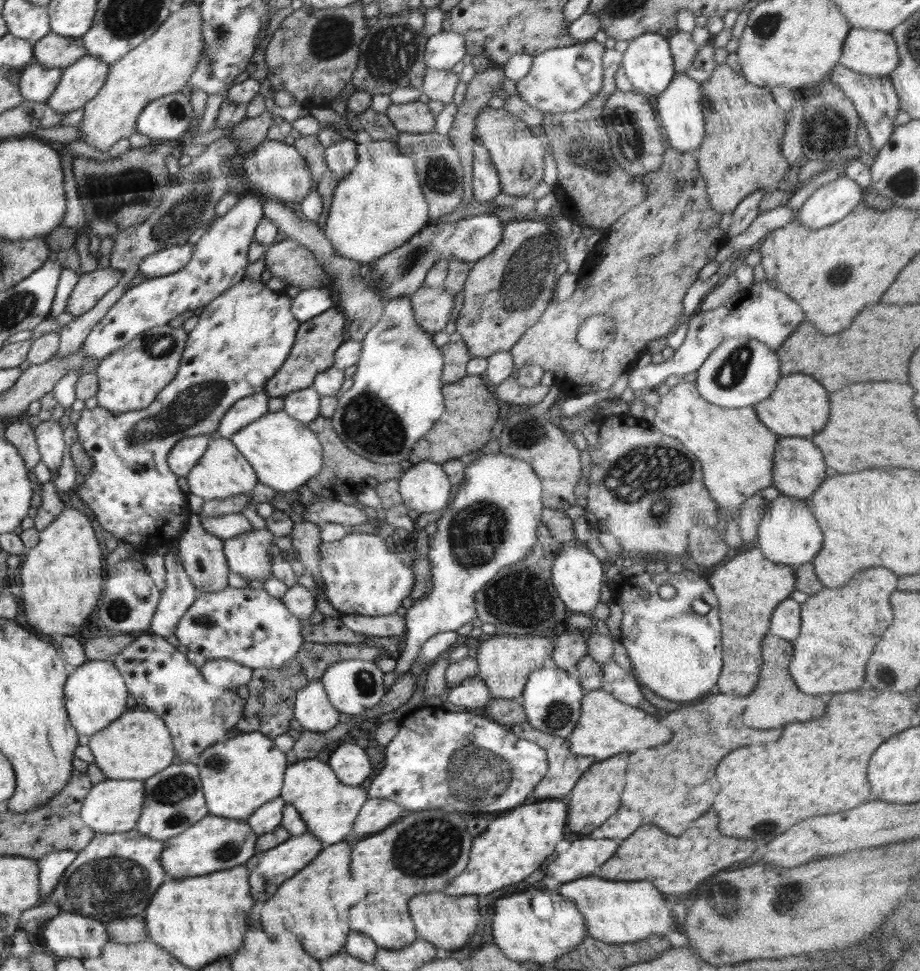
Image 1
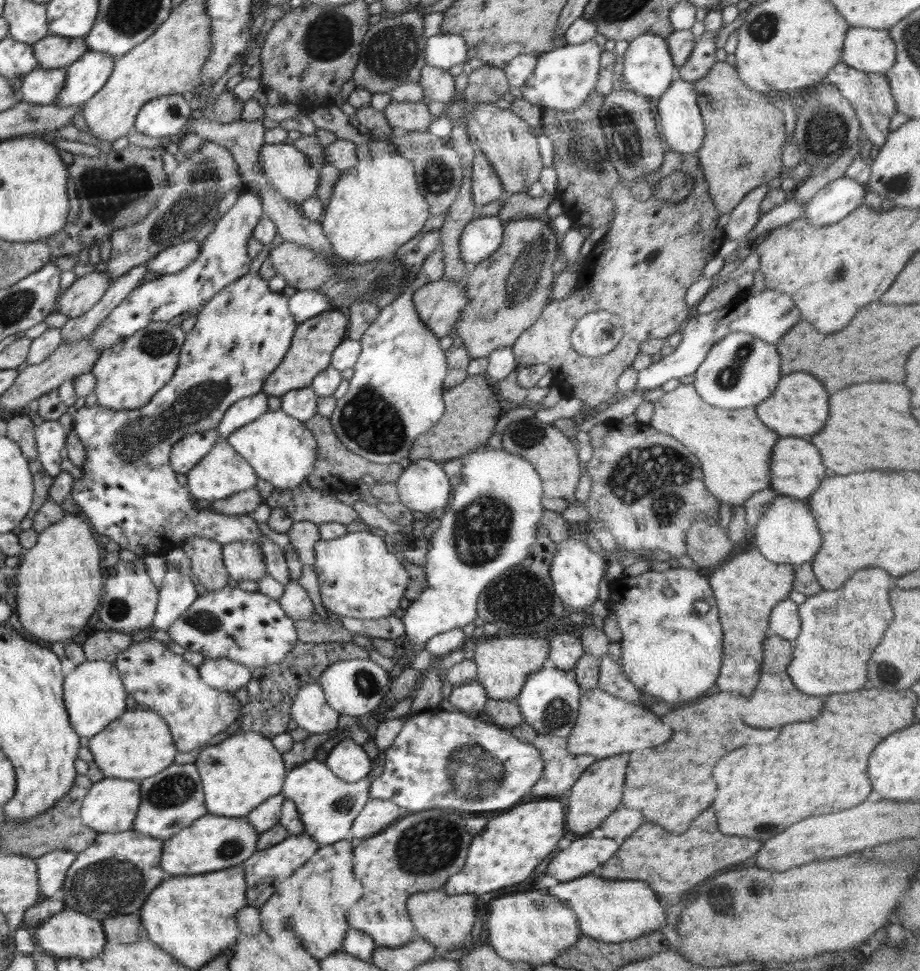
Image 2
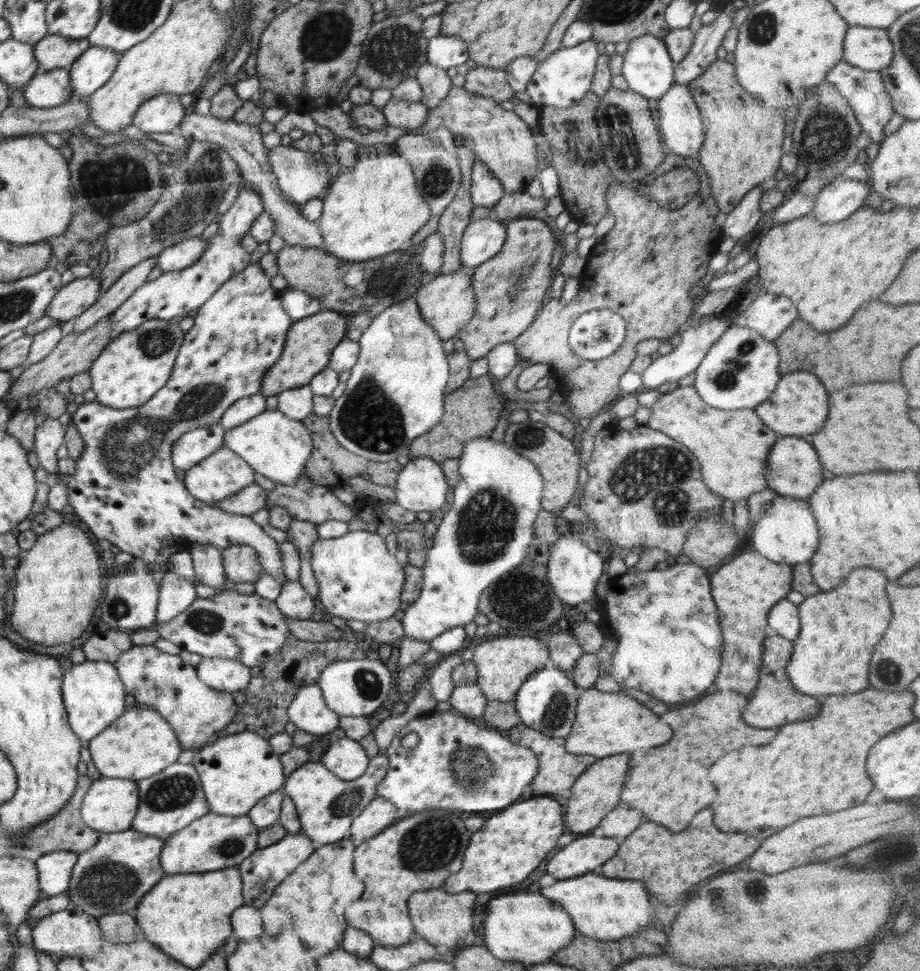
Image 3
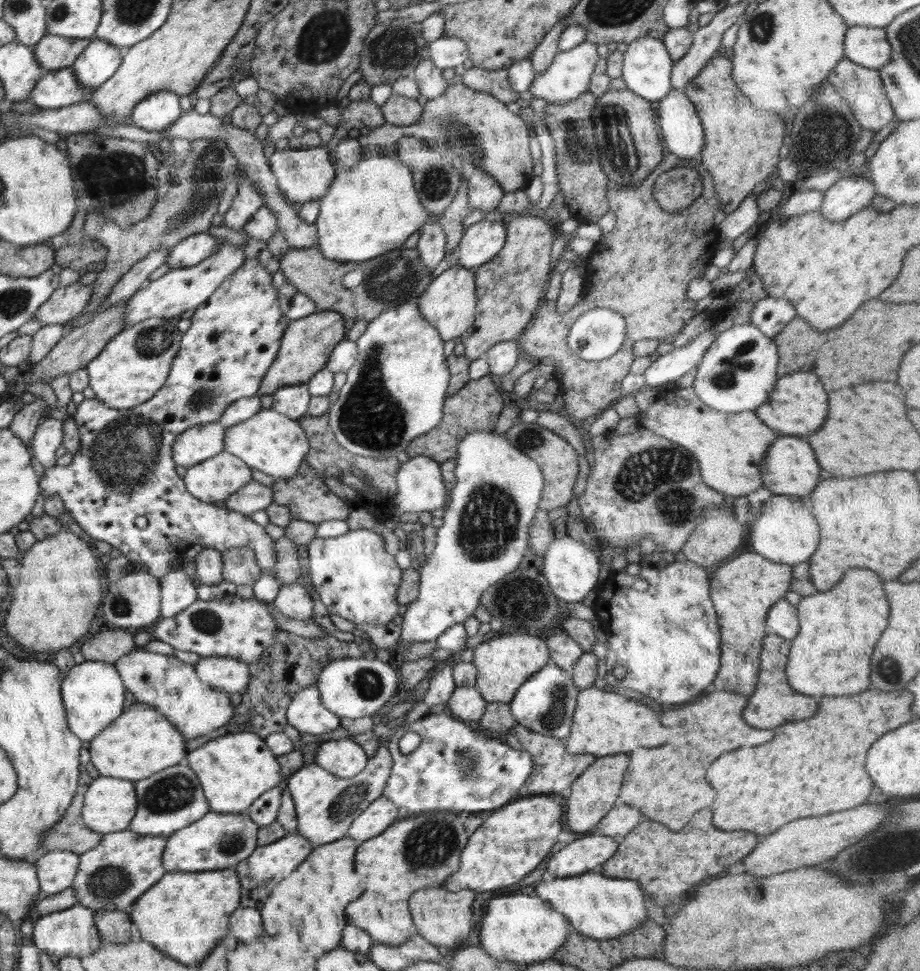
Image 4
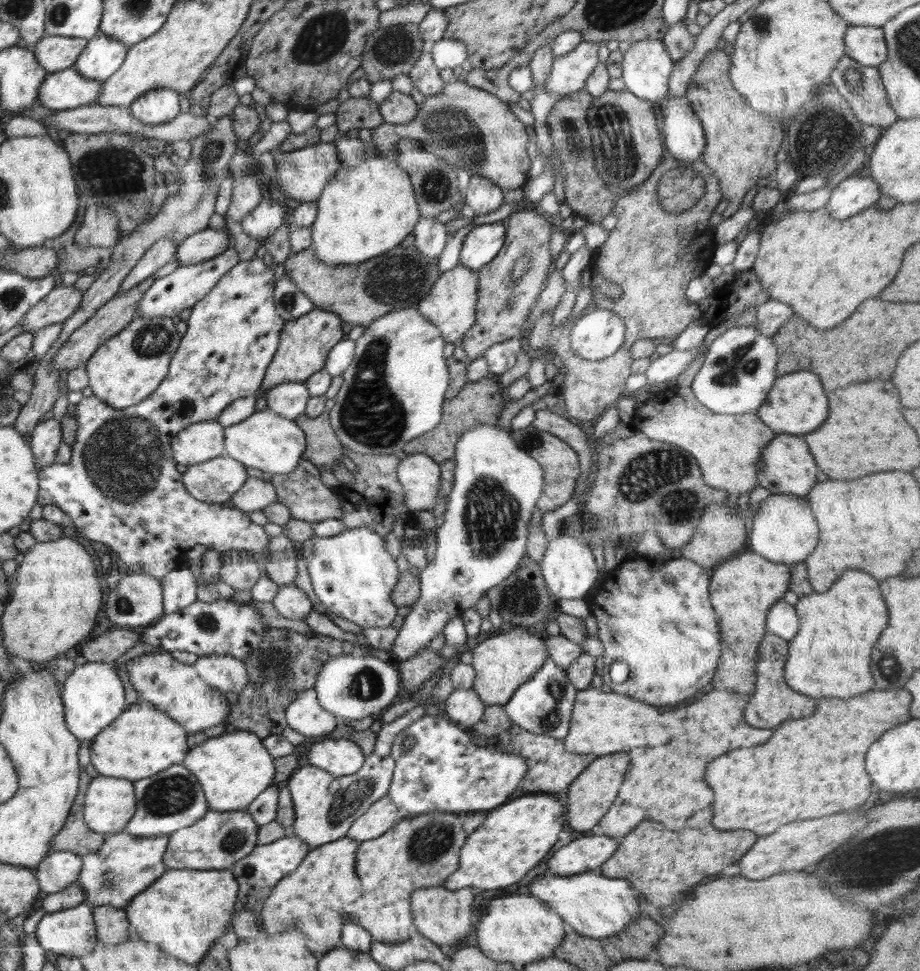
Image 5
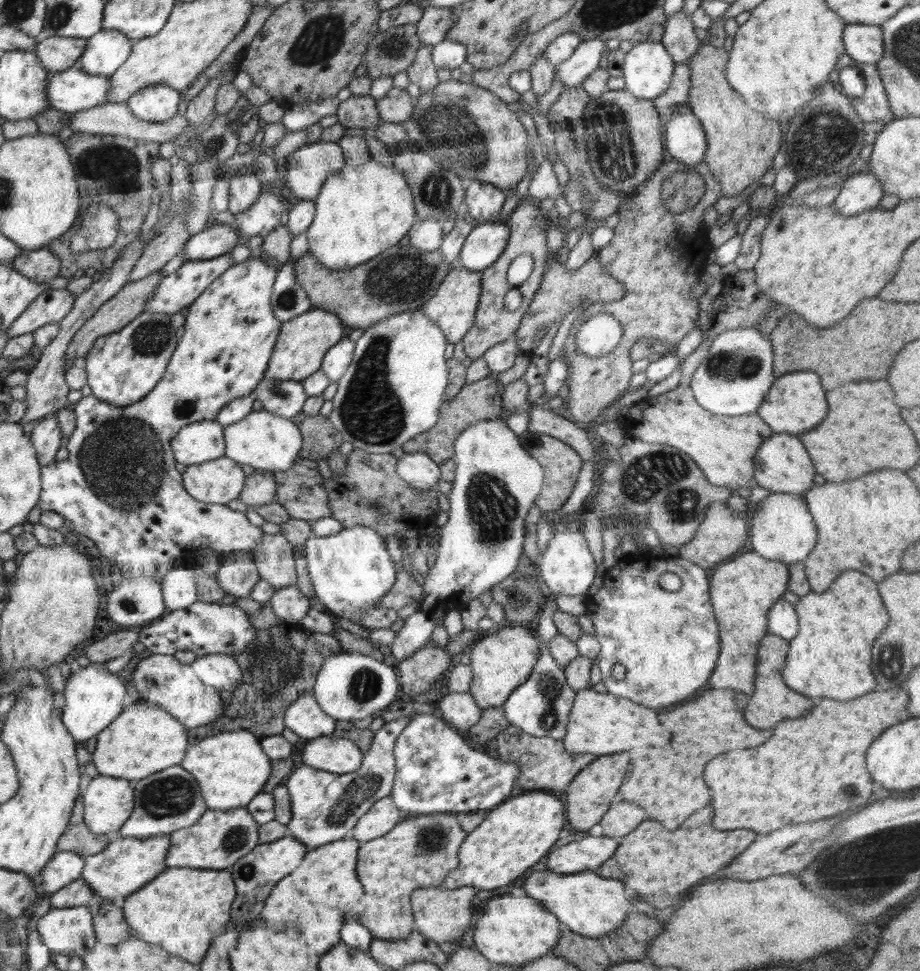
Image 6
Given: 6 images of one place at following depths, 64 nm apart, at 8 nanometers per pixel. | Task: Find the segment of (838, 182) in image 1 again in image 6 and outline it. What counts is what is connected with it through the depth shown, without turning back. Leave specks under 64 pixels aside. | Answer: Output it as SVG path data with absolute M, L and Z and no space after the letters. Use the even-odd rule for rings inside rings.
M854 169L854 172L847 174L832 205L840 214L852 216L878 208L884 194L883 186L874 173L862 173Z

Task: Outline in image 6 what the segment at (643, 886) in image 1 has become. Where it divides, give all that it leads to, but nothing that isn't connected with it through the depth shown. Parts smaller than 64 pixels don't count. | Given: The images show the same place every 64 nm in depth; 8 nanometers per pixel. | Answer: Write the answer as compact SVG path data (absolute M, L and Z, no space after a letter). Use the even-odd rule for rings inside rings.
M597 871L582 874L556 874L534 872L526 878L524 890L530 898L540 900L562 926L585 937L599 937L619 927L630 910L624 884L616 878L600 877Z

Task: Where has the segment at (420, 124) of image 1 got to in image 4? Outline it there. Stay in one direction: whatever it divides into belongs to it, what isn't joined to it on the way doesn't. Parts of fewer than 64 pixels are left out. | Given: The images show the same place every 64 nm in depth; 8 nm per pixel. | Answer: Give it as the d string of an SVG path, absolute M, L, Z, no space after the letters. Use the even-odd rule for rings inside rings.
M392 95L383 105L379 105L385 122L395 126L412 126L422 114L423 107L417 99Z

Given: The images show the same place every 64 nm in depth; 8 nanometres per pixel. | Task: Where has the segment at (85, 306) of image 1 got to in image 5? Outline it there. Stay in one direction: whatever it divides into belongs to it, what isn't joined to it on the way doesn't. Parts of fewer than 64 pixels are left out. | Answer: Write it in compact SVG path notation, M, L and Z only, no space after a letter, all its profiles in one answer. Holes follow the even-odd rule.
M72 285L54 287L38 304L35 304L21 320L25 332L38 331L52 324L64 322L72 316L80 304L83 291Z

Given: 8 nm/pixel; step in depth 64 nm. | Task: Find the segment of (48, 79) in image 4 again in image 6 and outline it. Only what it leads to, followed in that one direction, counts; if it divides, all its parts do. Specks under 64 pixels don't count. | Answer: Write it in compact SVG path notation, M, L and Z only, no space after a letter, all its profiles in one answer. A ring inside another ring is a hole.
M77 66L51 74L47 85L50 108L81 112L107 102L112 82L109 77L91 75Z

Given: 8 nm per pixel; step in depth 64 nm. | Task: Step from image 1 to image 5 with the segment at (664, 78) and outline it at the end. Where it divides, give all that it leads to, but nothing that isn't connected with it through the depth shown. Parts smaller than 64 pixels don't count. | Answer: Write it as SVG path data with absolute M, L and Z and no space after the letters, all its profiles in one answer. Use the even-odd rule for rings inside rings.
M662 41L634 42L622 54L621 78L625 87L638 98L660 100L667 95L674 63Z

